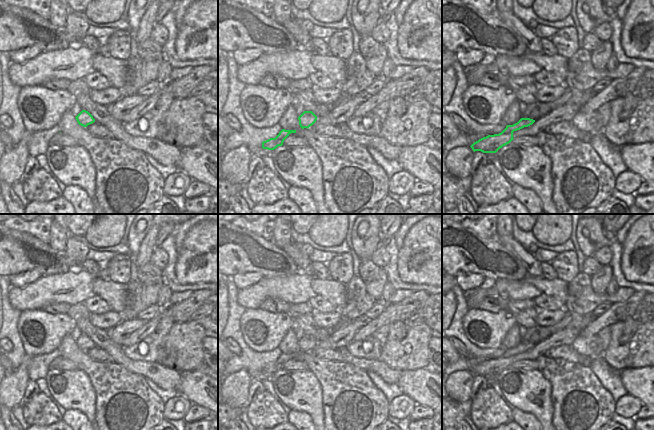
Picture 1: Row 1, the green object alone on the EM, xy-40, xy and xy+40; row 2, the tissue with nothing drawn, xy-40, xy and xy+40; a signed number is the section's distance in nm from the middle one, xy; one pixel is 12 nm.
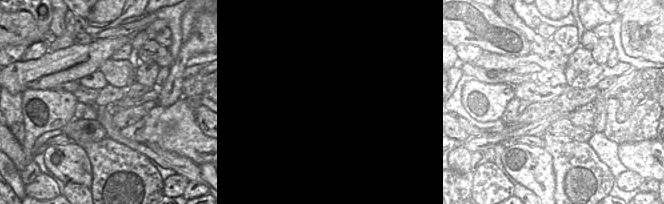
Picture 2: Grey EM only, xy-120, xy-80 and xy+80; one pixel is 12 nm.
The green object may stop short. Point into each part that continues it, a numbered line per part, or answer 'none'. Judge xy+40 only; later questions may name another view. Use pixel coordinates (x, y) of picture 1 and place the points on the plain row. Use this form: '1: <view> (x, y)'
1: xy+40 (565, 337)

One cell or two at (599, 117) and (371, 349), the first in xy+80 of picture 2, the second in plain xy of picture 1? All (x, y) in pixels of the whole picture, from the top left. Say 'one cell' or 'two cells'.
two cells

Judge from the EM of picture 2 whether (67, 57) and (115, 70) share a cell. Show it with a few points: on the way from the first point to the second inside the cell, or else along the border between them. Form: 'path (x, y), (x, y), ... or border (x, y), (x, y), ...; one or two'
border (110, 57), (97, 69); two

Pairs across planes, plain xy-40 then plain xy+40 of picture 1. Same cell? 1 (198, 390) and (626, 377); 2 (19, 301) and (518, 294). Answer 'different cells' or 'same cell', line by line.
1: same cell
2: same cell

